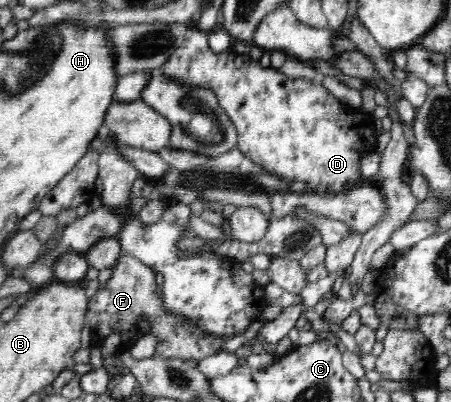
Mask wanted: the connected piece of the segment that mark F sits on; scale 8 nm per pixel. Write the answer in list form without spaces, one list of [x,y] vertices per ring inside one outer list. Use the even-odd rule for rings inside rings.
[[[120,254],[113,273],[105,285],[98,288],[96,294],[89,300],[85,323],[90,325],[92,334],[99,340],[106,340],[115,331],[120,335],[122,342],[118,345],[116,353],[129,350],[140,336],[152,335],[157,338],[154,356],[171,359],[179,358],[199,363],[209,355],[223,352],[225,339],[218,334],[210,334],[191,324],[185,316],[167,312],[163,308],[163,290],[157,286],[156,272],[152,267],[145,265],[141,260],[131,254]],[[139,323],[147,323],[149,329],[143,332]]]

